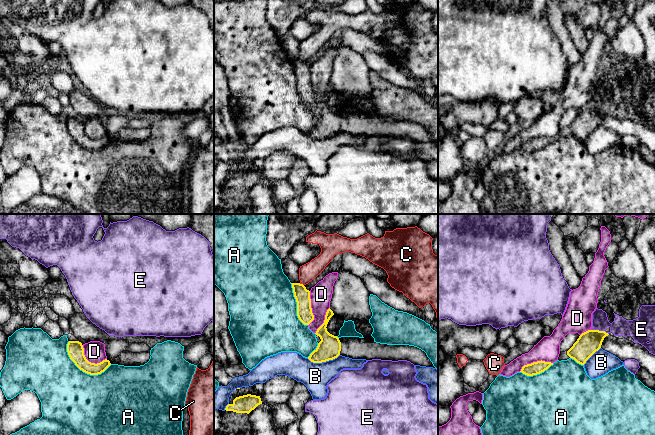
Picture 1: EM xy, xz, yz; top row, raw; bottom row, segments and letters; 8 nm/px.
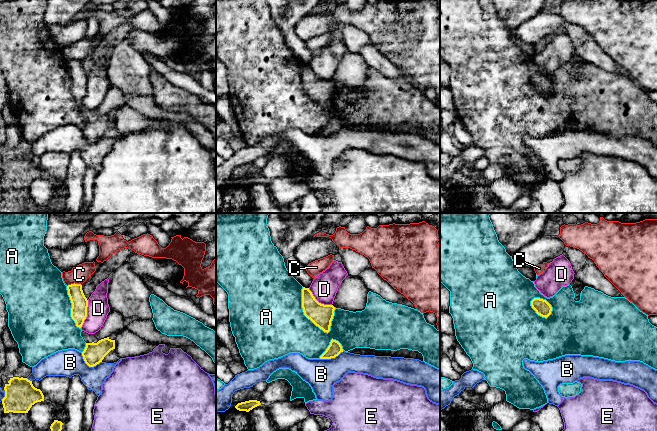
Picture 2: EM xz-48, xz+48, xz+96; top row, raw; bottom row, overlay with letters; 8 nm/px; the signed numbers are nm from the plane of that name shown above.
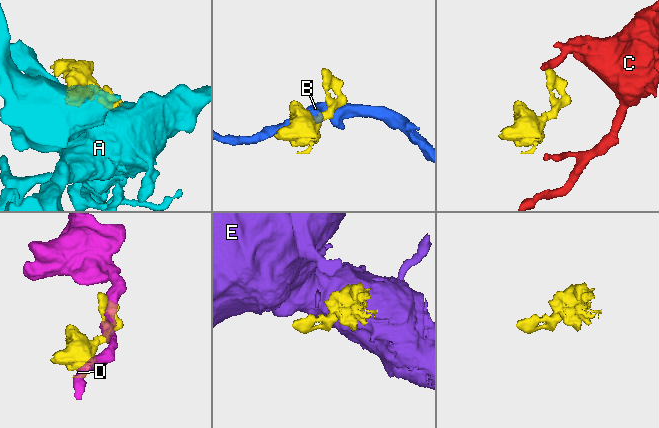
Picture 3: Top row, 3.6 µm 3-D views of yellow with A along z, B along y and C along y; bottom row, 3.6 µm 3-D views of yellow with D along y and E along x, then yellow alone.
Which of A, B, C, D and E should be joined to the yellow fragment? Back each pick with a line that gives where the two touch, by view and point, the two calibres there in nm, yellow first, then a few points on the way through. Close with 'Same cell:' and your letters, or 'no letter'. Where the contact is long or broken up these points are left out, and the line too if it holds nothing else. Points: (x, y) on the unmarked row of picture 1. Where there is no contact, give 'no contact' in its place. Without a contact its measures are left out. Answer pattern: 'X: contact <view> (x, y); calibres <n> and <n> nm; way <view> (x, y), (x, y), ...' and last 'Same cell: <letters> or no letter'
Same cell: no letter

